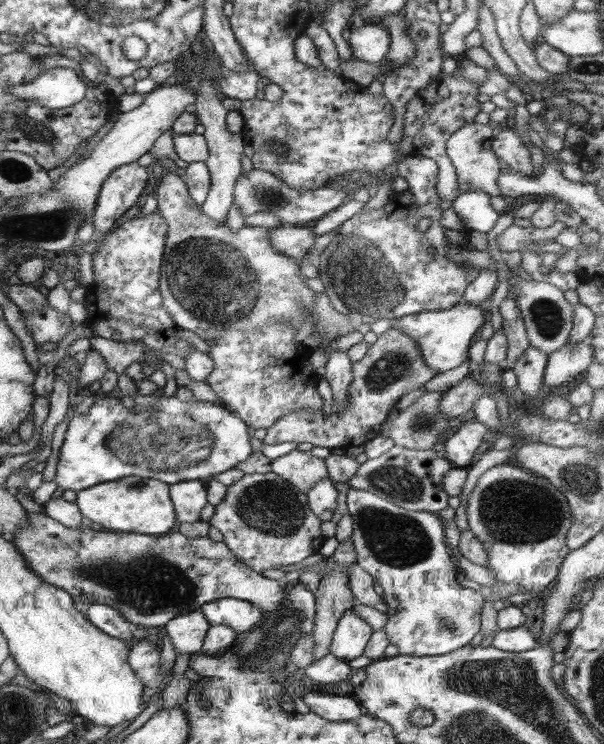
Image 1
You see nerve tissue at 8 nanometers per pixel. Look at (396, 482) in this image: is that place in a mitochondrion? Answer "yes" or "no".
yes

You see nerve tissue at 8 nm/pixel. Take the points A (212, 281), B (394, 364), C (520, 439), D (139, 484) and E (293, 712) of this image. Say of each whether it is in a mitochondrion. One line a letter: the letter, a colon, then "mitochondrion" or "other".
A: mitochondrion
B: mitochondrion
C: other
D: mitochondrion
E: other

